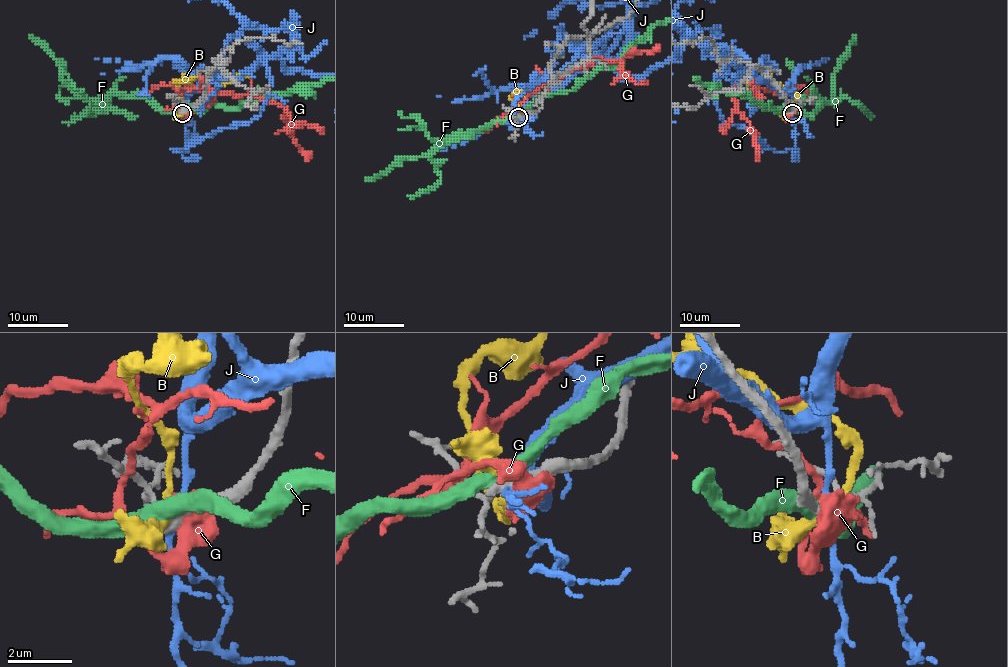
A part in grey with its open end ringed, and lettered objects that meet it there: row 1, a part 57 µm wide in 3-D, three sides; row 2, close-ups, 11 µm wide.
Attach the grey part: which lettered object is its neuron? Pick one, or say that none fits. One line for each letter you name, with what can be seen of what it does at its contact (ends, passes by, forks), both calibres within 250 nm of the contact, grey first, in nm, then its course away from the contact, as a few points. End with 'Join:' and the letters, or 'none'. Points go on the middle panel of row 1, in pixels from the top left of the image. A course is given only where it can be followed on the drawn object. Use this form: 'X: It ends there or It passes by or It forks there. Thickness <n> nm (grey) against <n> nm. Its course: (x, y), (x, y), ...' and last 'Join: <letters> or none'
Join: none

